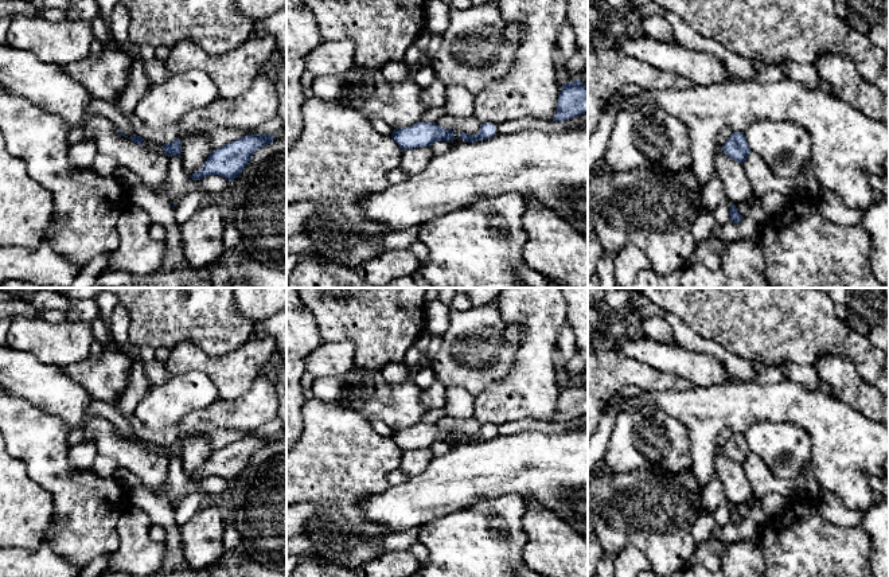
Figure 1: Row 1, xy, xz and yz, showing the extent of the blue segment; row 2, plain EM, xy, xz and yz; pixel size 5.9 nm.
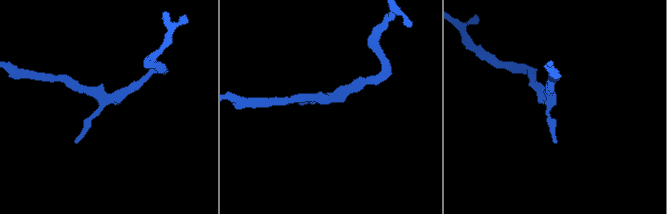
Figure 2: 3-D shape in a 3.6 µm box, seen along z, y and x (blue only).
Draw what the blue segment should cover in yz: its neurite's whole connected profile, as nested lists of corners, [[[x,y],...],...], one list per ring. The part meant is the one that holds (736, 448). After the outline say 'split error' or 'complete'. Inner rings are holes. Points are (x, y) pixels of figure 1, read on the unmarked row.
[[[733,433],[722,447],[722,452],[726,457],[741,465],[752,453],[742,433]]]; complete

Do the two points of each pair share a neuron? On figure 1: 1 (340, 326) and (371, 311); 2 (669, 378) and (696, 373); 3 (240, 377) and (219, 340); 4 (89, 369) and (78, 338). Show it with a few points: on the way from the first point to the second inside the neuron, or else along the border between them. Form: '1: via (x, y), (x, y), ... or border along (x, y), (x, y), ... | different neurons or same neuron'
1: via (349, 318), (355, 311), (363, 311) | same neuron
2: border along (648, 365), (675, 373), (696, 386) | different neurons
3: border along (248, 339), (221, 355), (207, 355), (195, 346) | different neurons
4: border along (89, 353), (82, 359), (62, 369) | different neurons

